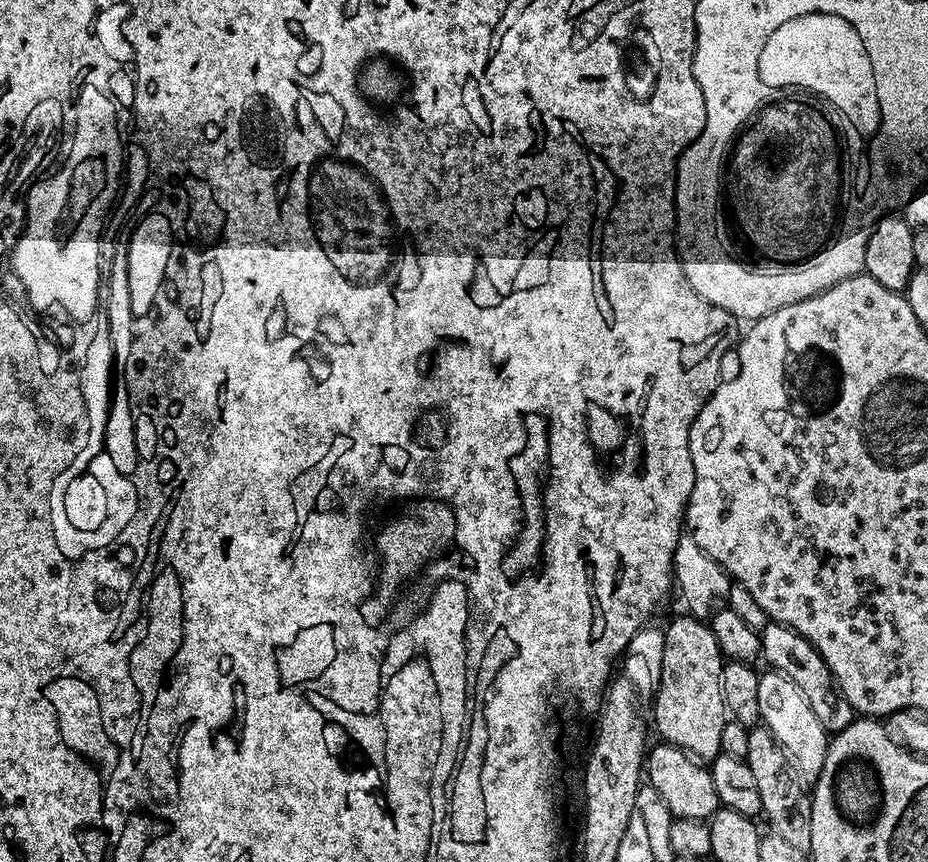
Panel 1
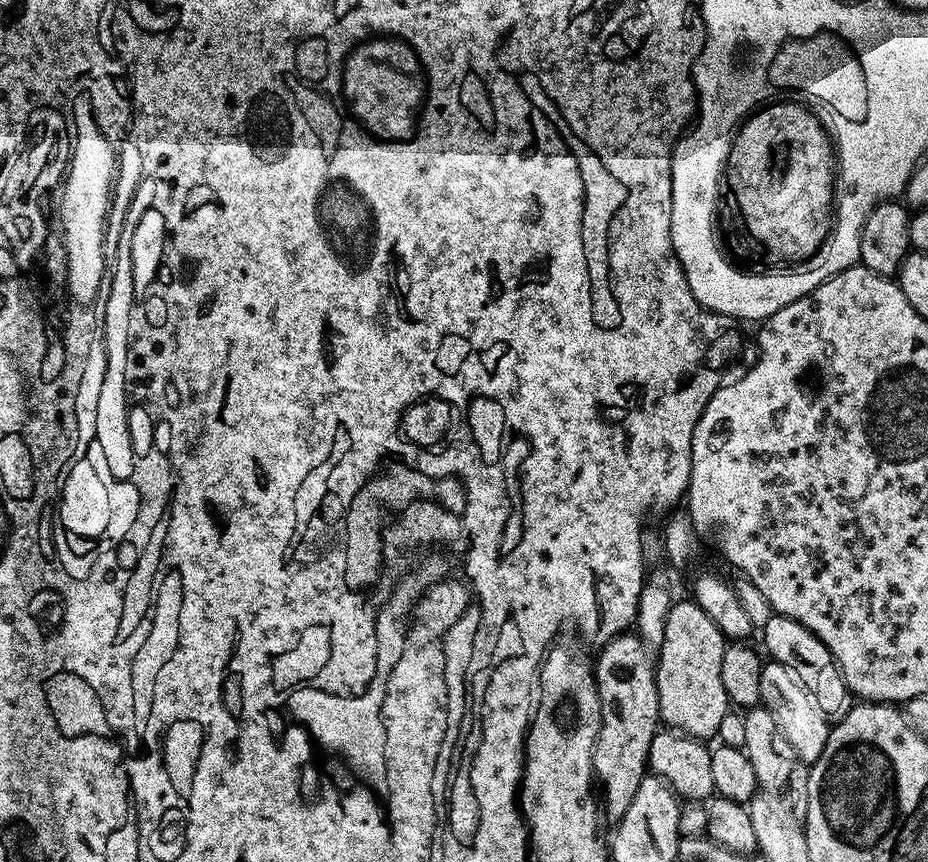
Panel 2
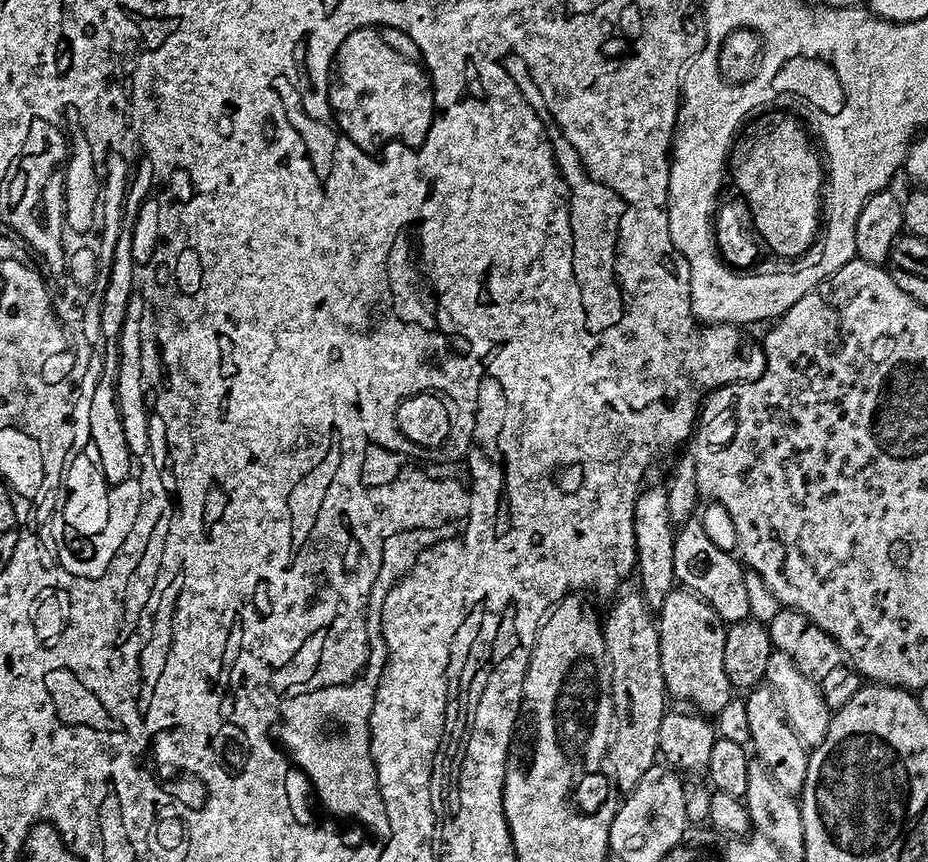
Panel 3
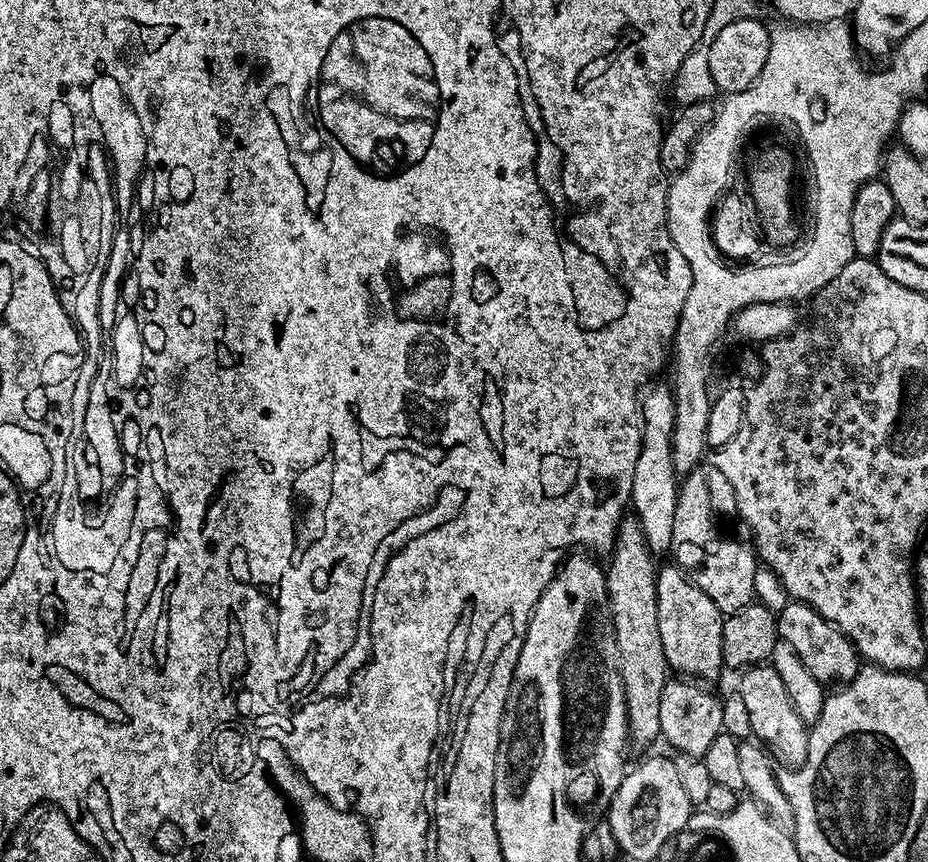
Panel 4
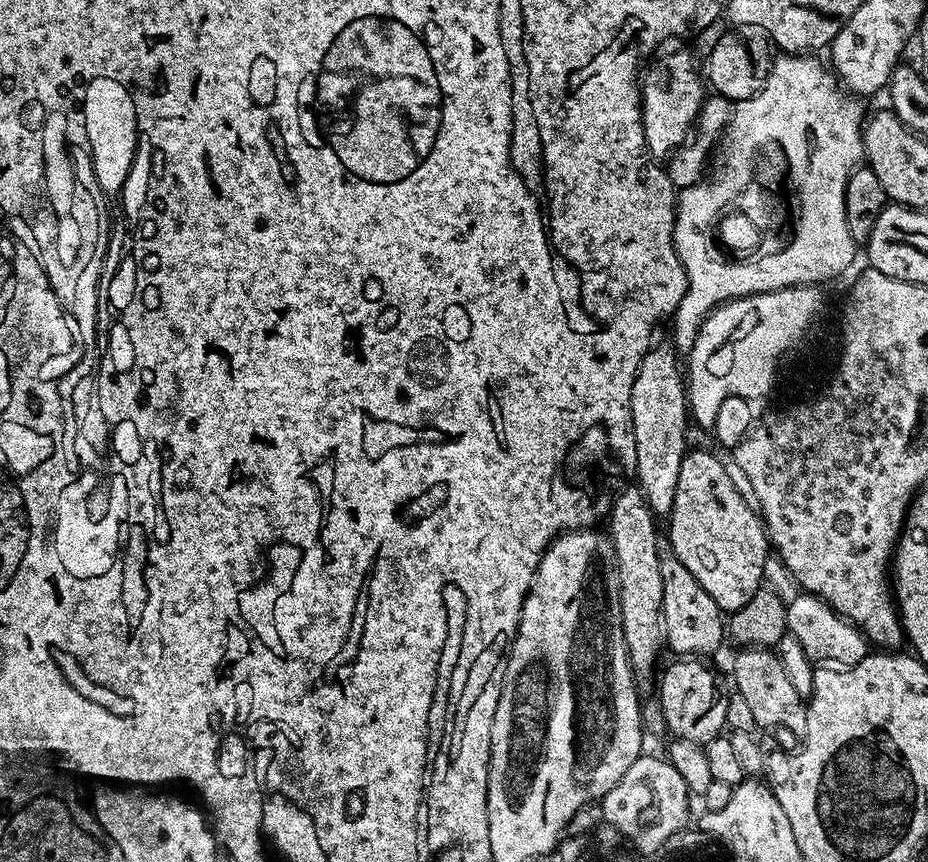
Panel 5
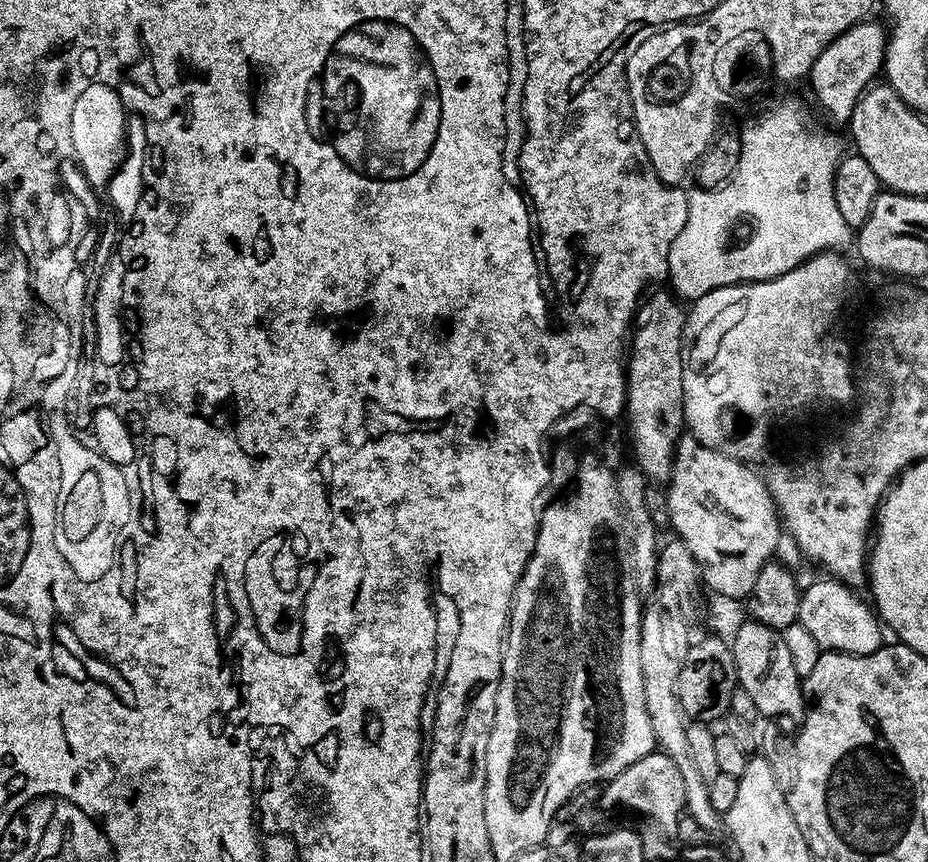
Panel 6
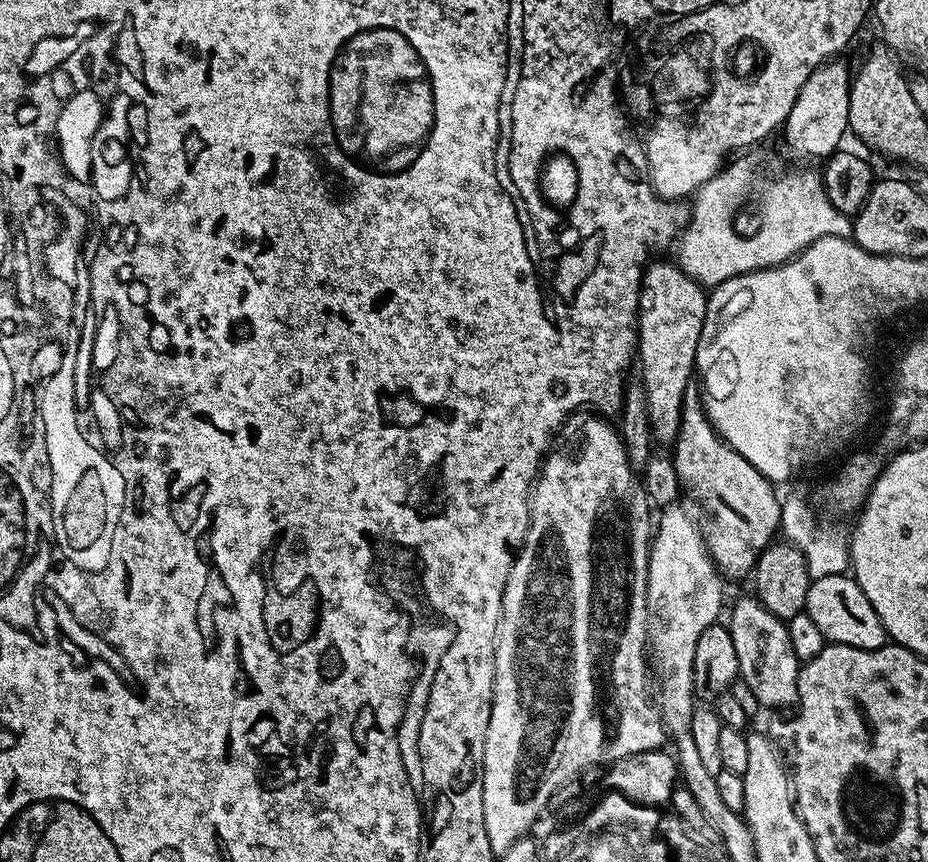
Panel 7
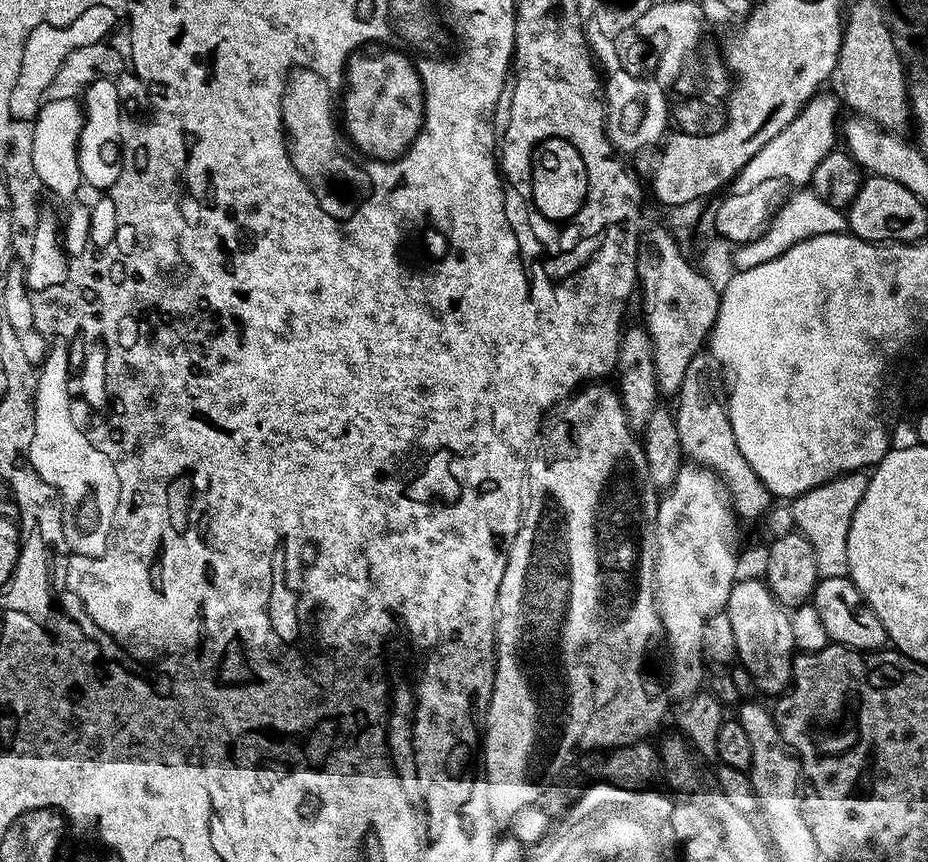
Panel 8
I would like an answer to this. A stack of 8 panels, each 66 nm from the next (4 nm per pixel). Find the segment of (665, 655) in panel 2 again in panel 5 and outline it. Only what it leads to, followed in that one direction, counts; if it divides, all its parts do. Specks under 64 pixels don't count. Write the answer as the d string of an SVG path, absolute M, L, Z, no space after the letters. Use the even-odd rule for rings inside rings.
M658 534L655 542L663 582L661 621L667 647L669 644L680 656L707 656L706 654L719 648L722 638L725 639L724 613L714 602L714 598L710 597L710 594L706 593L701 584L690 574L690 570L678 560L668 536Z

